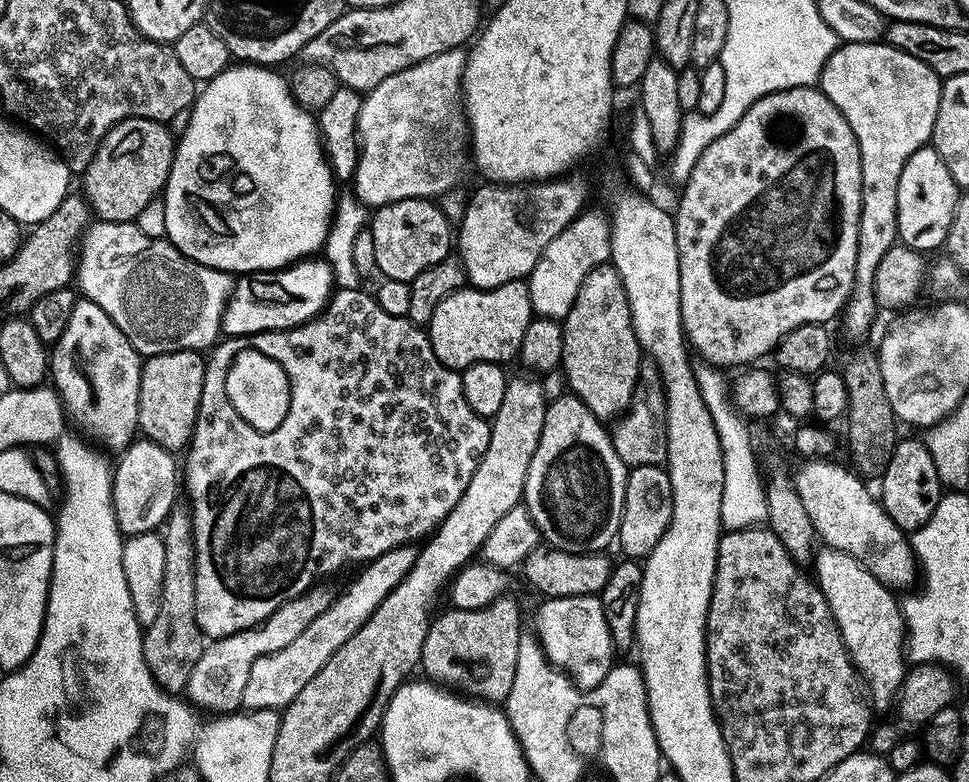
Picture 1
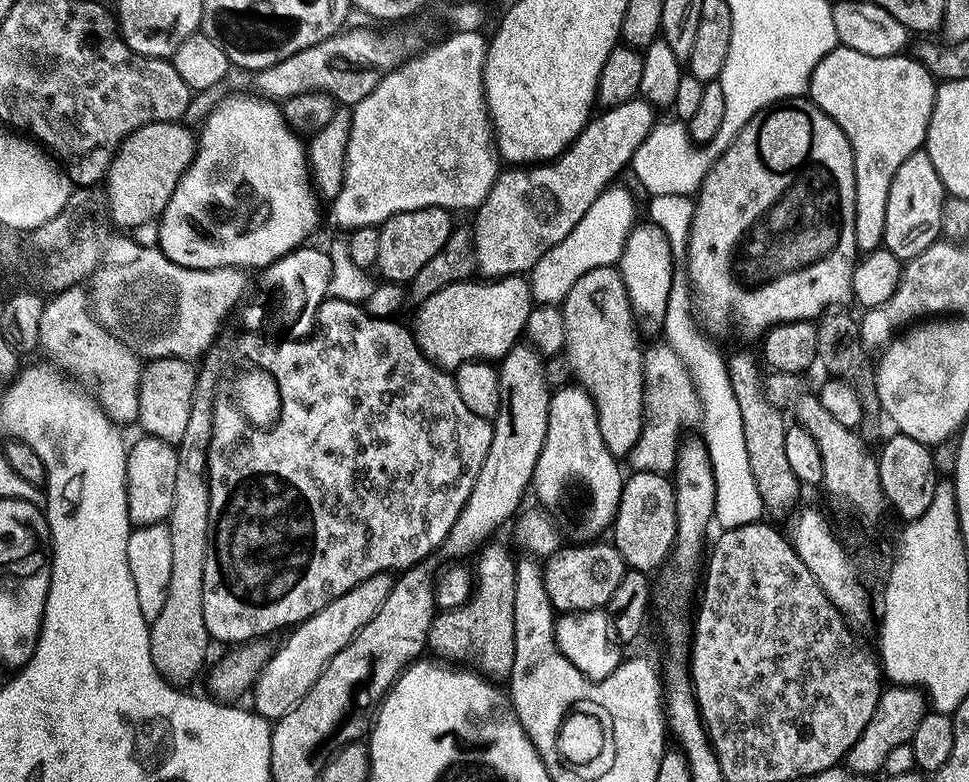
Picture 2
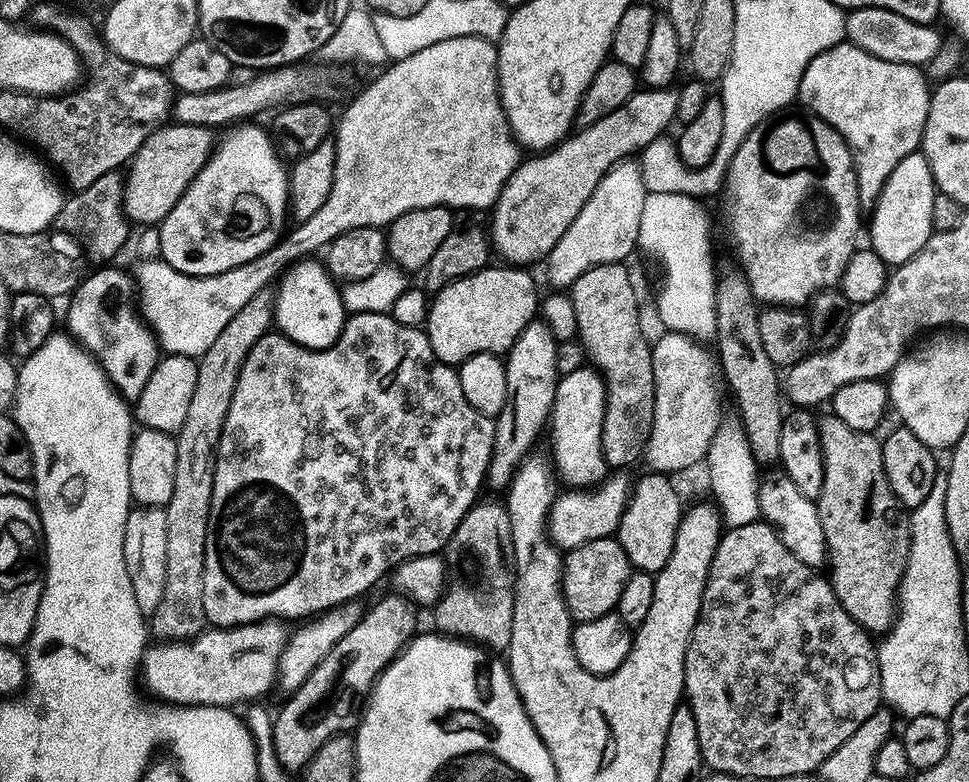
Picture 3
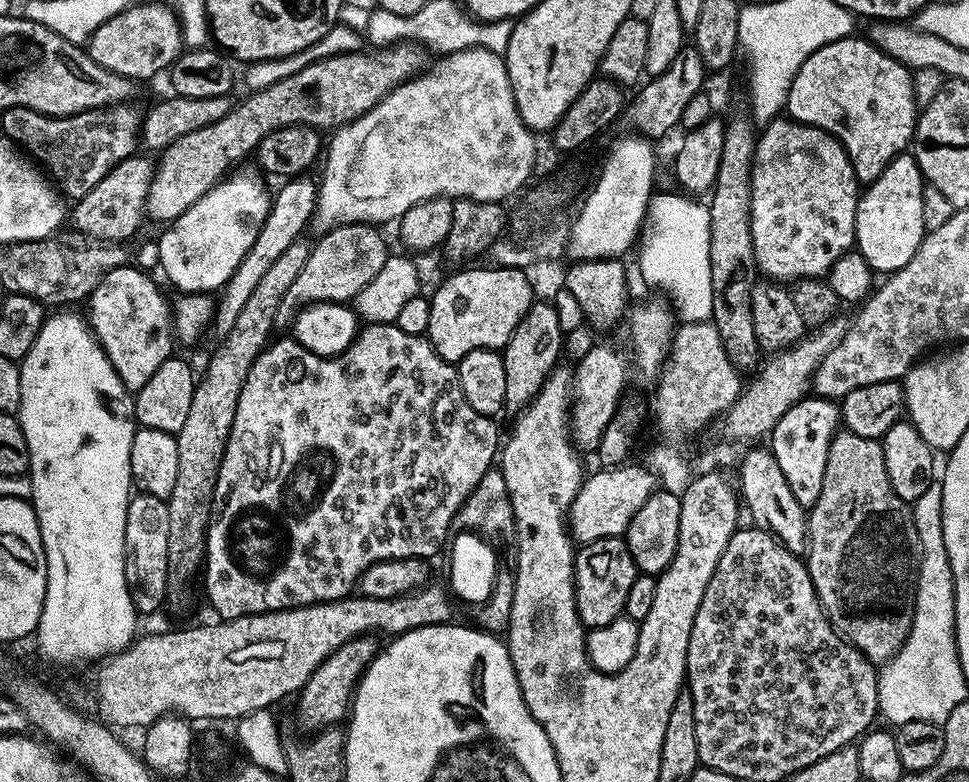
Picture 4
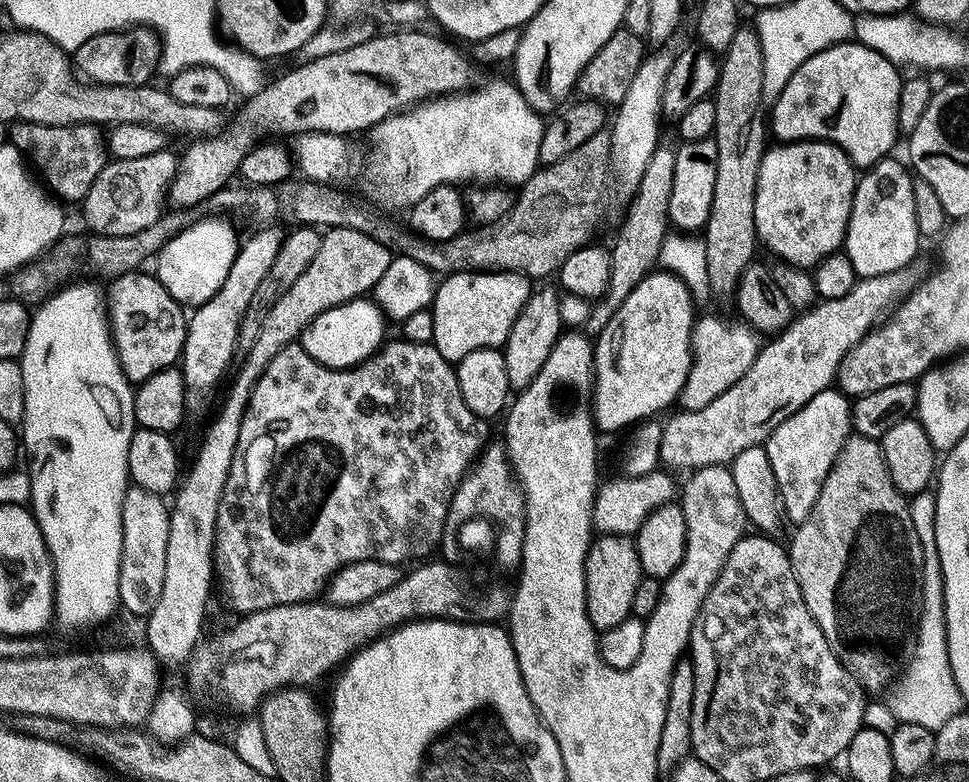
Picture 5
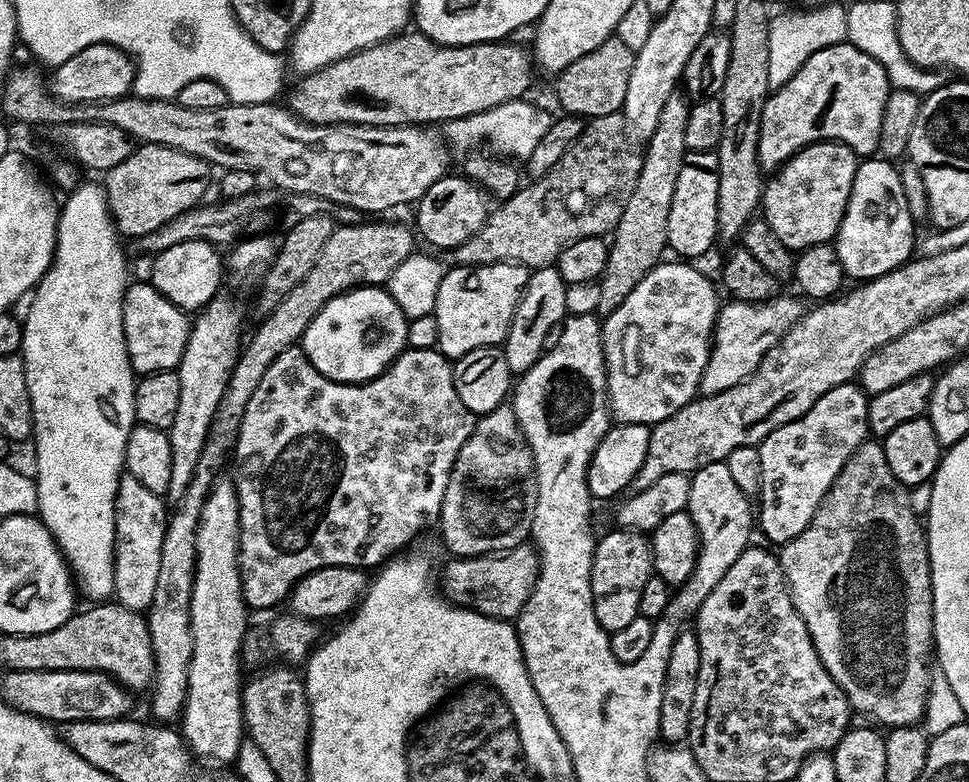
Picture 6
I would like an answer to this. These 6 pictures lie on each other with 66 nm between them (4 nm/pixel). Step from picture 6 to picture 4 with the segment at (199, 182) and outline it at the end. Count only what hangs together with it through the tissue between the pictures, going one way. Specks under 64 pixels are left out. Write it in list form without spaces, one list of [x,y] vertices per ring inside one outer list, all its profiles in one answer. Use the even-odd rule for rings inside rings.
[[[133,154],[128,156],[102,182],[90,190],[82,199],[75,201],[73,210],[70,212],[70,220],[75,227],[92,240],[101,242],[127,242],[140,228],[140,223],[146,220],[148,206],[148,186],[152,183],[154,171],[153,161],[148,161],[147,155]]]

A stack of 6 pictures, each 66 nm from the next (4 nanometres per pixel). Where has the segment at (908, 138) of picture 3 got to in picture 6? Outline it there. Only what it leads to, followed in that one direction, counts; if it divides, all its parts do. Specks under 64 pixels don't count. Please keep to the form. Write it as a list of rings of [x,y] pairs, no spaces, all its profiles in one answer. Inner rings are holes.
[[[850,43],[835,44],[818,50],[802,65],[798,74],[775,89],[764,103],[762,124],[758,130],[758,158],[761,169],[776,170],[801,148],[821,142],[845,144],[857,157],[868,158],[879,149],[882,134],[882,114],[890,91],[887,72],[870,54]]]

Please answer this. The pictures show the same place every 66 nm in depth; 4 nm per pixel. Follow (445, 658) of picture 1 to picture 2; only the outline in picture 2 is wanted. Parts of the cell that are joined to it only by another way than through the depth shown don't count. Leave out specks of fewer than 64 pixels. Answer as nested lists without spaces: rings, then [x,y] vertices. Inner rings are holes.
[[[485,543],[479,549],[478,564],[474,566],[474,587],[471,596],[460,606],[441,609],[428,630],[428,644],[458,660],[480,655],[479,671],[485,677],[507,677],[514,658],[514,602],[516,566],[511,554],[502,544]]]

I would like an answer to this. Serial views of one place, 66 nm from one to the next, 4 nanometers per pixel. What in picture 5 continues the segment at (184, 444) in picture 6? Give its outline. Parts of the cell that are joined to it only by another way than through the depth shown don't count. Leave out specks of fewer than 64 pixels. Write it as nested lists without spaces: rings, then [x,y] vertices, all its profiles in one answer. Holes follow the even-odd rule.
[[[279,226],[261,227],[253,231],[248,241],[241,243],[236,249],[236,257],[230,266],[230,274],[226,274],[226,282],[220,289],[195,309],[196,312],[187,317],[188,333],[184,339],[184,355],[182,371],[184,374],[184,410],[189,417],[209,415],[208,407],[216,396],[216,387],[224,375],[229,375],[228,367],[232,364],[232,355],[238,352],[240,343],[240,327],[242,318],[250,306],[250,298],[254,298],[262,278],[278,258],[278,250],[286,235],[285,229]]]

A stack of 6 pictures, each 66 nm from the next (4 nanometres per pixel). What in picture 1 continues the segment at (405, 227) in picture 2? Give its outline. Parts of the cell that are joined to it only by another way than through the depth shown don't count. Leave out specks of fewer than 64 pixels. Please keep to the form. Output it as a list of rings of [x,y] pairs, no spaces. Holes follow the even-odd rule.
[[[412,197],[406,198],[404,201],[394,201],[377,207],[370,216],[370,231],[374,238],[376,272],[386,280],[411,282],[414,278],[418,278],[418,274],[422,274],[422,270],[445,260],[454,248],[453,225],[450,223],[443,207],[435,199]]]

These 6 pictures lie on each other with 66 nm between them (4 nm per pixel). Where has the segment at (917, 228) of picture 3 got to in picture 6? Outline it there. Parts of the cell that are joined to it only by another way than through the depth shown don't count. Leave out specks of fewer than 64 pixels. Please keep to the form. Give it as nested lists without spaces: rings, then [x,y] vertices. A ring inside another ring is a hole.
[[[864,158],[857,163],[854,174],[854,186],[850,190],[848,205],[836,231],[834,247],[844,267],[845,277],[856,279],[856,282],[867,282],[882,274],[894,271],[901,264],[908,263],[914,252],[914,223],[906,206],[906,195],[902,188],[899,167],[893,161],[883,158]]]

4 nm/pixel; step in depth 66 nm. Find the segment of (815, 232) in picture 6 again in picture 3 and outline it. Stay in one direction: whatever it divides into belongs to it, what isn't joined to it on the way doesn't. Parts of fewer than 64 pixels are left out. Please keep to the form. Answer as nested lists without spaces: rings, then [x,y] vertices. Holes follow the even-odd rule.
[[[789,111],[787,114],[777,114],[771,118],[766,118],[762,122],[758,122],[758,126],[754,126],[754,130],[750,130],[750,134],[746,134],[746,138],[738,146],[738,150],[734,154],[734,158],[728,166],[726,179],[722,185],[722,197],[724,196],[724,216],[726,219],[728,219],[728,232],[730,235],[732,235],[732,244],[734,247],[736,247],[736,256],[738,259],[740,259],[740,268],[742,271],[744,271],[745,278],[752,283],[752,285],[750,285],[750,291],[753,297],[760,302],[765,300],[763,303],[768,306],[804,306],[812,300],[816,293],[820,293],[824,289],[835,289],[837,285],[839,285],[841,278],[844,276],[844,271],[850,262],[852,253],[857,251],[858,243],[856,244],[856,235],[858,235],[859,232],[862,232],[862,224],[860,228],[860,211],[862,211],[862,205],[860,203],[860,191],[858,190],[858,182],[856,181],[856,171],[852,165],[852,155],[846,146],[846,142],[838,134],[838,130],[834,130],[822,118],[818,118],[817,116],[813,116],[811,114],[805,114],[803,111],[800,111],[801,113],[791,112],[792,111]]]

